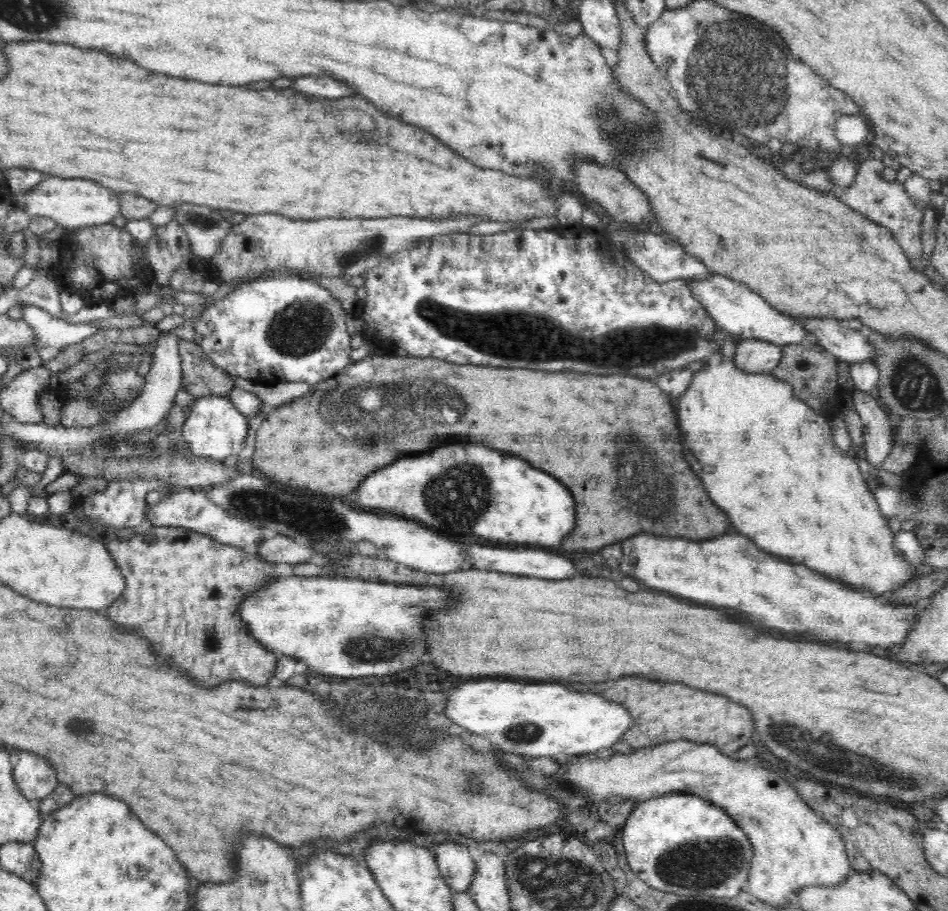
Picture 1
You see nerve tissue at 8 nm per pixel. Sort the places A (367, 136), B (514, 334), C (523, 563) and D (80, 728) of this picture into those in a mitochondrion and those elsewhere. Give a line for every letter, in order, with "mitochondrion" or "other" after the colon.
A: mitochondrion
B: mitochondrion
C: other
D: mitochondrion

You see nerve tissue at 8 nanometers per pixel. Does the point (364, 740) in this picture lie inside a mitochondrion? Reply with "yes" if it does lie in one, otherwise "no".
no

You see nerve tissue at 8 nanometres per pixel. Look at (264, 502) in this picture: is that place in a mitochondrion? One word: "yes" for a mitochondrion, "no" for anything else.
yes

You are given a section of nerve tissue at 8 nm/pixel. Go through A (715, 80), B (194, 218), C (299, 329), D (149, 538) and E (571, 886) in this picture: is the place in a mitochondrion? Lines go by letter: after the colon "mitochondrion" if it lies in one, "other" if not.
A: mitochondrion
B: mitochondrion
C: mitochondrion
D: other
E: mitochondrion

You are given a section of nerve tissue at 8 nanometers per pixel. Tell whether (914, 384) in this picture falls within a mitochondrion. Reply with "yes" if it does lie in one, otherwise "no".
yes

